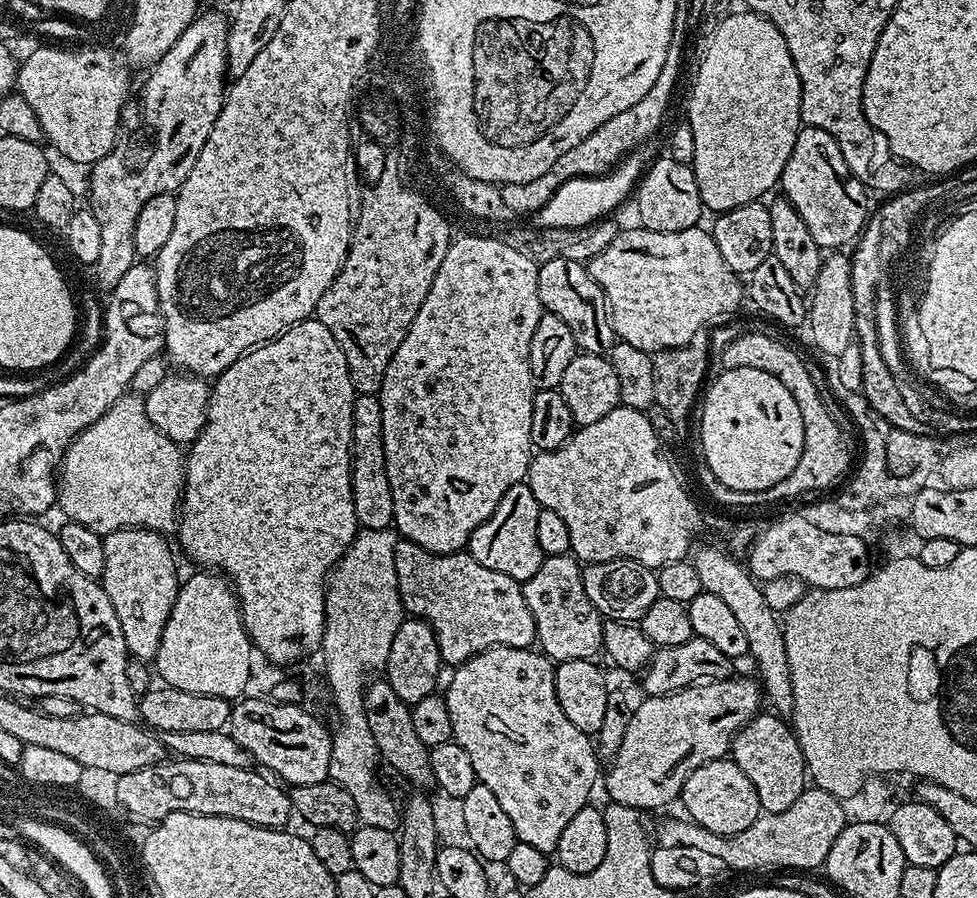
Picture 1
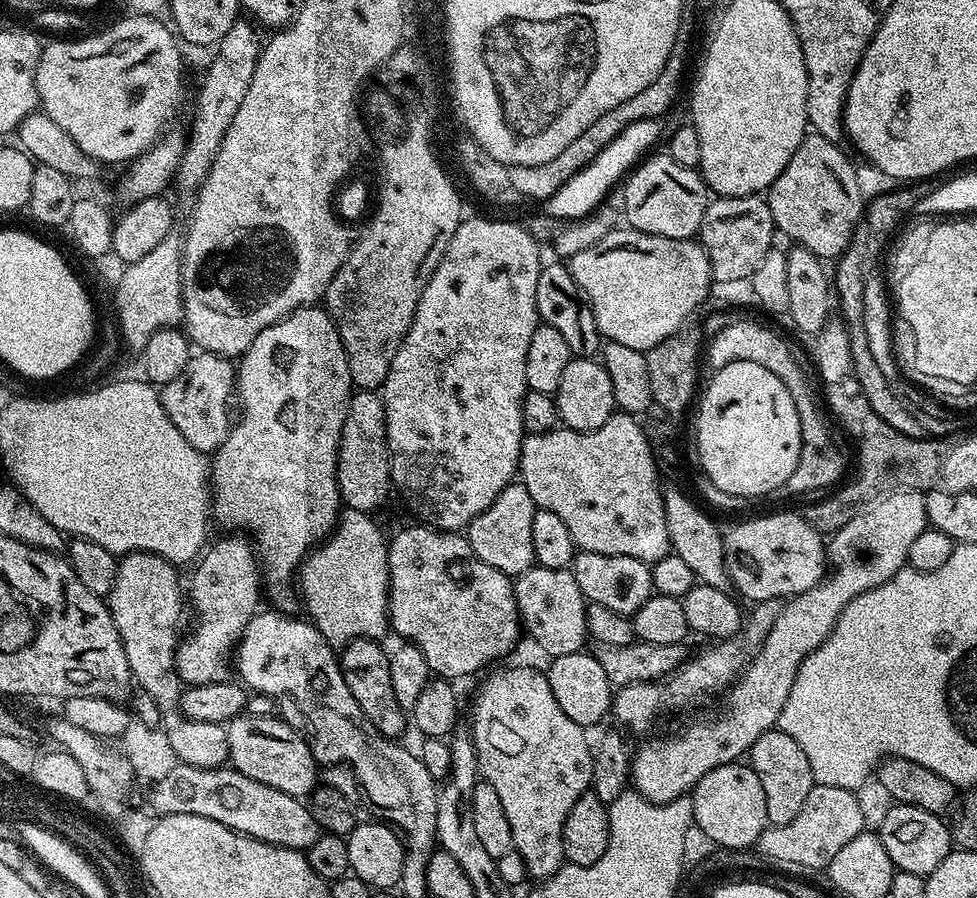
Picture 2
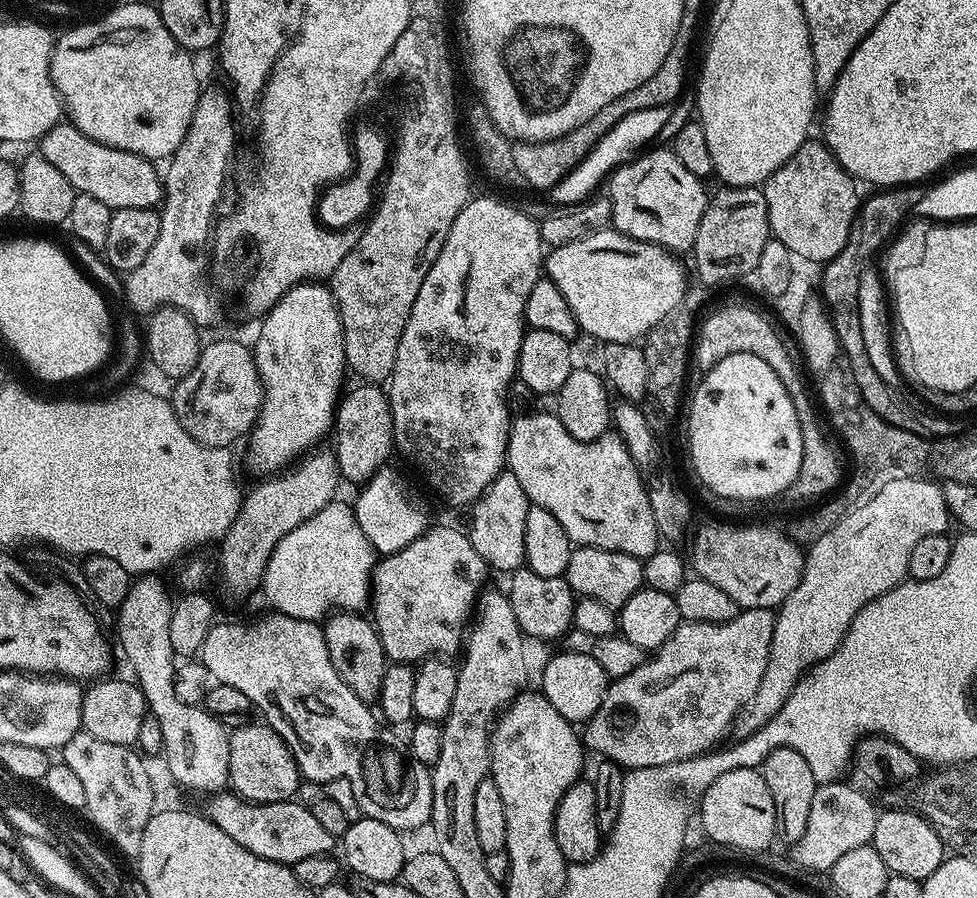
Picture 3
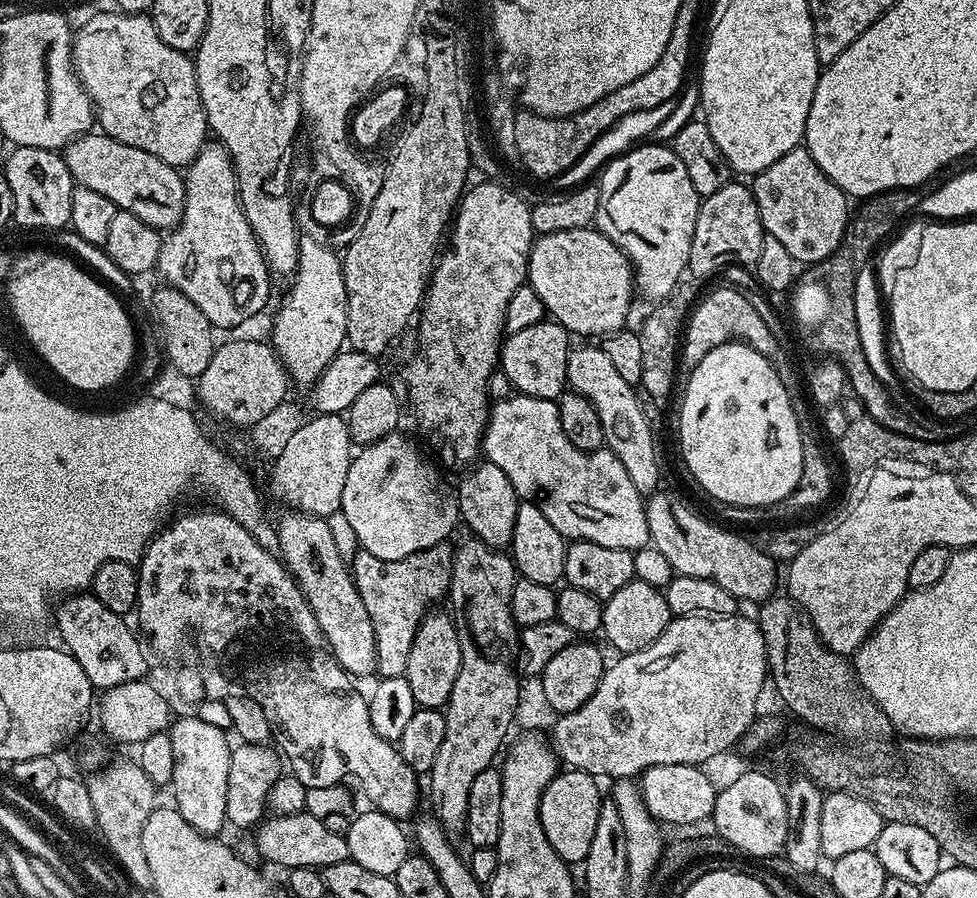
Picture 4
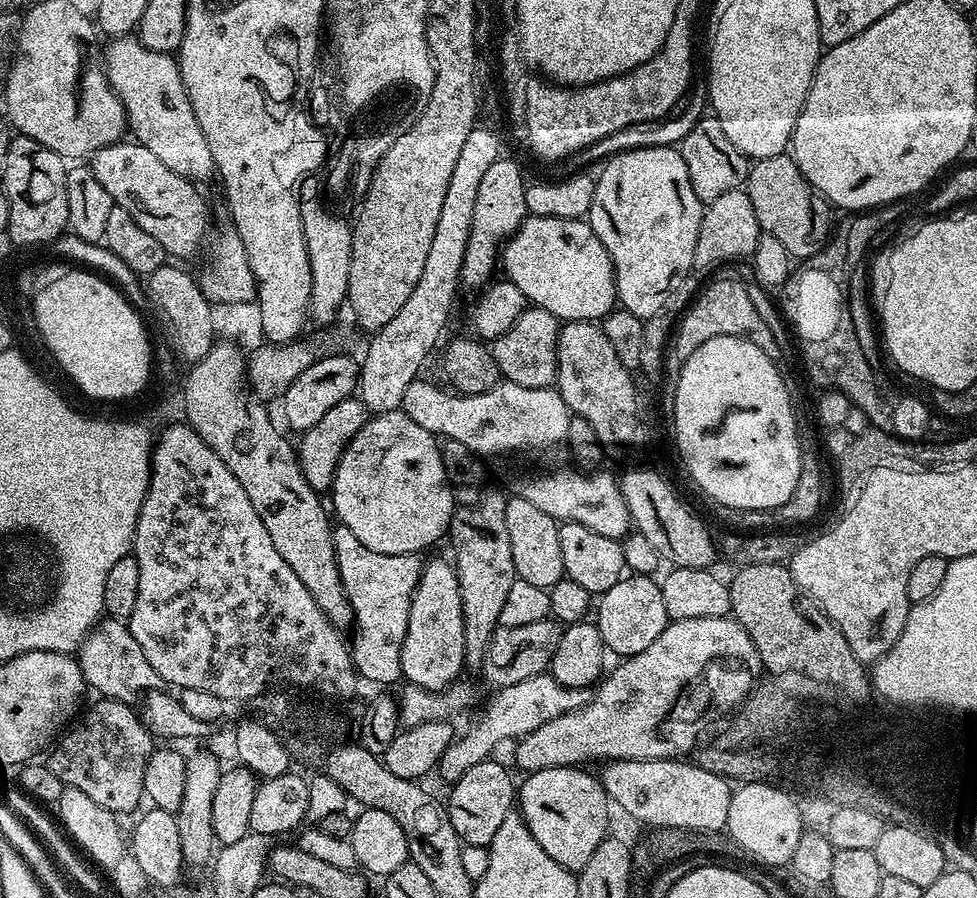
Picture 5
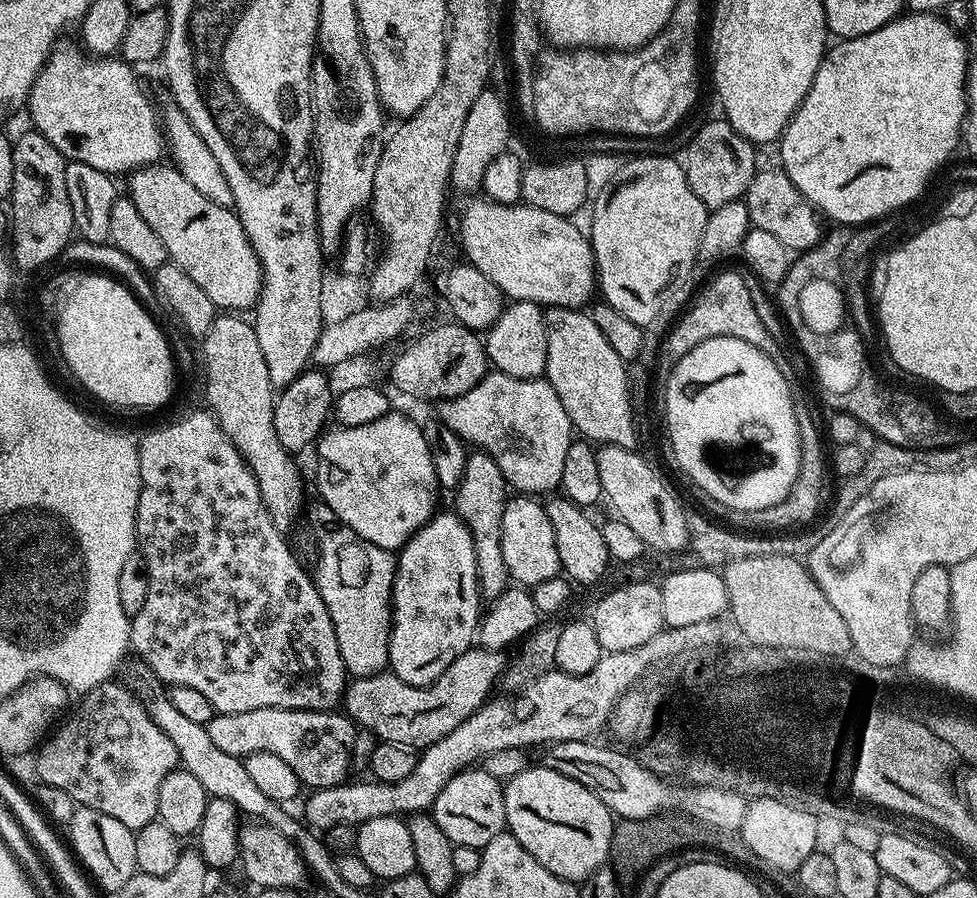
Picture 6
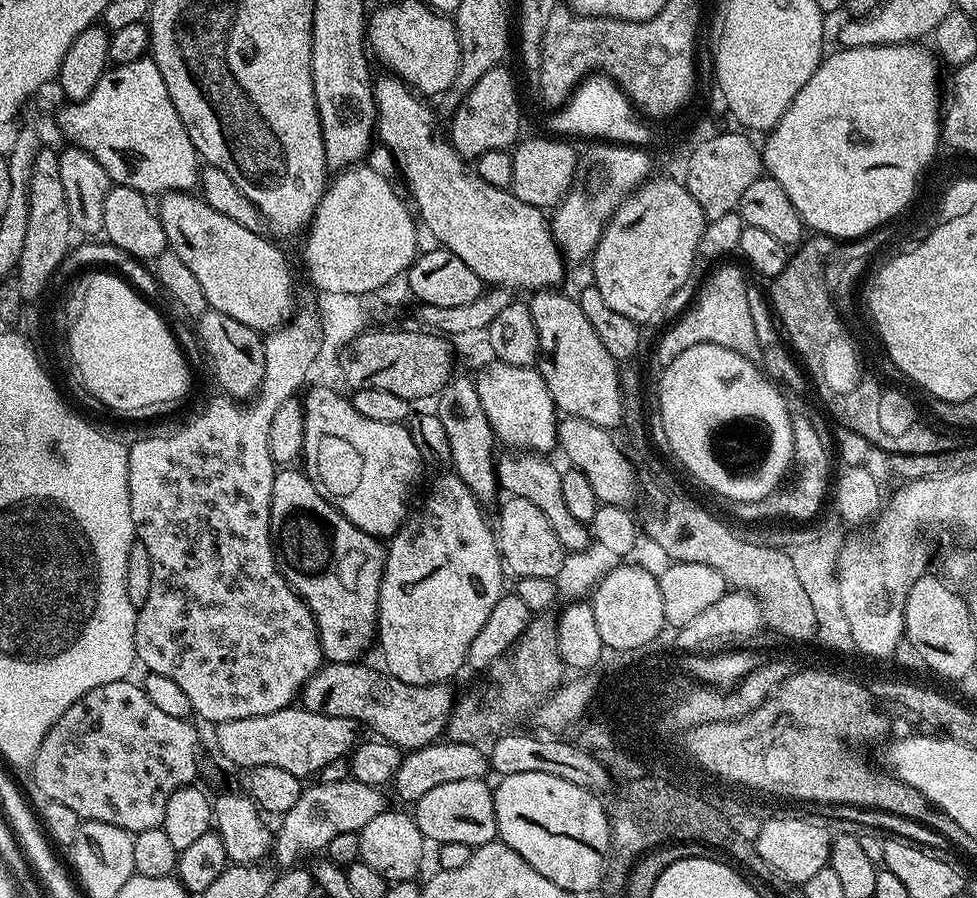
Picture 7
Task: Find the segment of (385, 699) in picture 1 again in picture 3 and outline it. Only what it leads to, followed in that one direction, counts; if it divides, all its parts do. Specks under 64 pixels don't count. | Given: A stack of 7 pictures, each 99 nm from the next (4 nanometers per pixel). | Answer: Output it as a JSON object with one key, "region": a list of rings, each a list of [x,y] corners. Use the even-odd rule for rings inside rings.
{"region":[[[336,610],[323,621],[322,627],[326,650],[330,650],[330,662],[334,662],[338,678],[342,678],[342,682],[346,682],[346,686],[350,686],[360,700],[379,701],[382,678],[390,661],[384,654],[382,638],[376,633],[375,623],[359,611]]]}

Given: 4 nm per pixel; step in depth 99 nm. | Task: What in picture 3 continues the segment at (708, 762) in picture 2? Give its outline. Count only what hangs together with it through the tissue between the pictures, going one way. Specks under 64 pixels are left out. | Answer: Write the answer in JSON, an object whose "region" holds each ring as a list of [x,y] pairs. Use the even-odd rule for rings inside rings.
{"region":[[[892,479],[886,481],[882,486],[882,490],[878,490],[873,497],[870,497],[860,507],[852,509],[847,516],[841,518],[836,526],[828,534],[823,534],[822,538],[814,542],[807,549],[804,558],[804,573],[798,582],[798,586],[794,586],[794,590],[790,590],[790,594],[780,605],[776,612],[776,625],[774,626],[774,638],[770,646],[770,658],[766,662],[766,674],[762,674],[762,682],[756,691],[756,697],[753,698],[751,704],[748,705],[746,711],[739,717],[738,728],[740,724],[741,737],[749,736],[752,732],[757,732],[764,723],[770,718],[774,718],[774,714],[778,714],[778,710],[782,710],[782,706],[786,702],[786,698],[790,698],[790,694],[794,690],[794,686],[799,682],[800,677],[805,675],[813,666],[821,664],[826,658],[830,658],[830,654],[834,654],[834,650],[838,650],[838,646],[846,638],[846,634],[850,630],[850,626],[854,622],[854,618],[859,614],[866,605],[872,600],[877,600],[882,594],[886,594],[895,584],[901,583],[908,576],[908,563],[910,562],[910,550],[914,550],[914,545],[918,543],[918,538],[927,538],[930,534],[945,534],[949,531],[948,520],[950,524],[950,513],[948,503],[944,497],[943,487],[935,480],[927,479]]]}

